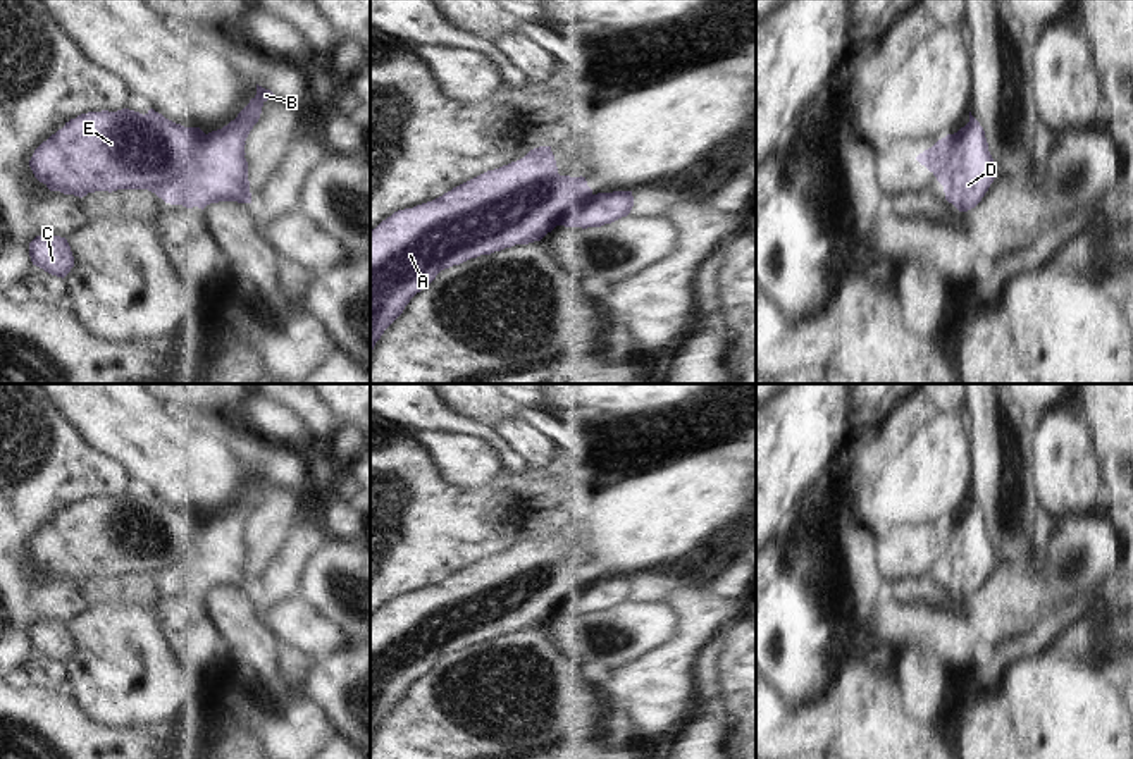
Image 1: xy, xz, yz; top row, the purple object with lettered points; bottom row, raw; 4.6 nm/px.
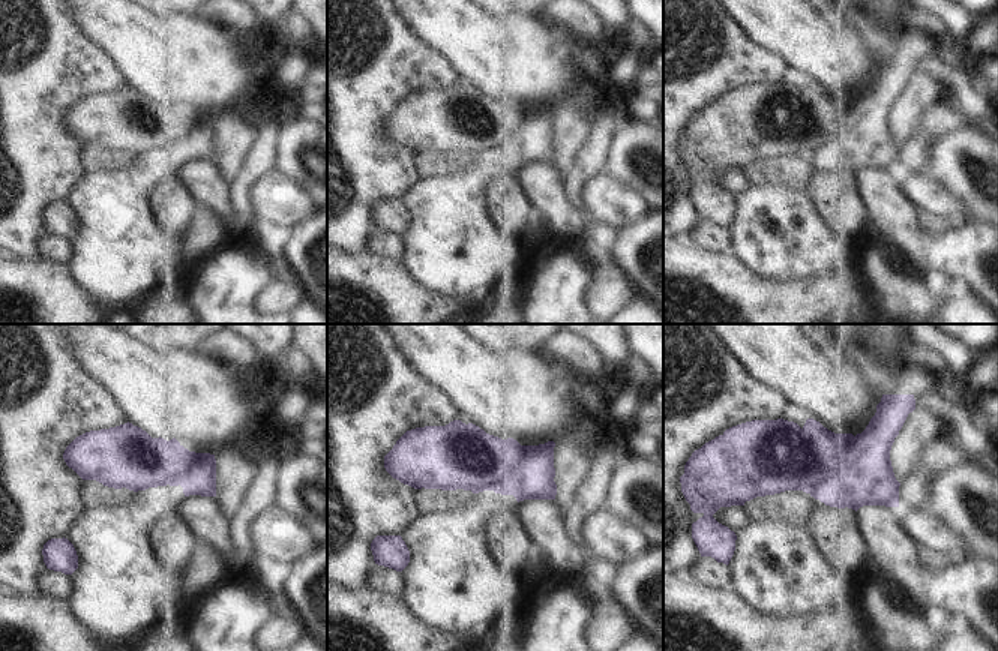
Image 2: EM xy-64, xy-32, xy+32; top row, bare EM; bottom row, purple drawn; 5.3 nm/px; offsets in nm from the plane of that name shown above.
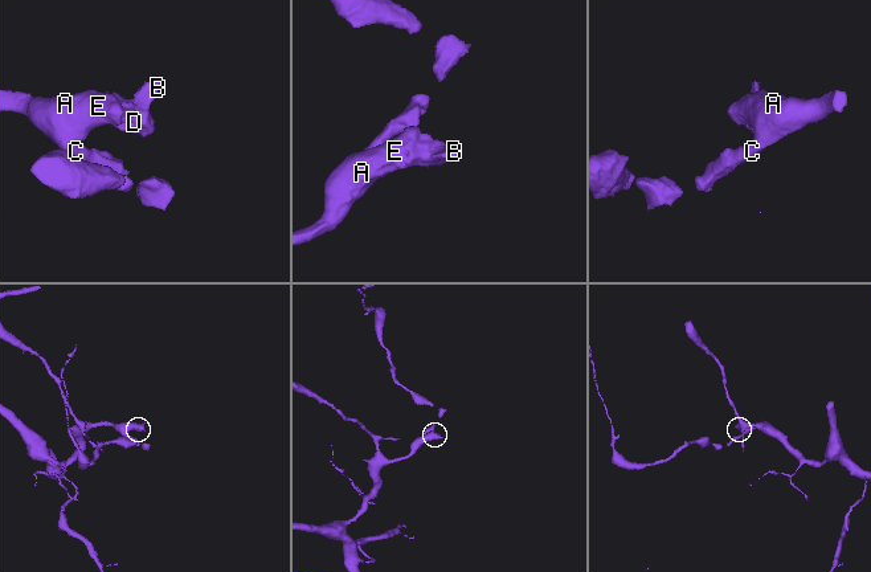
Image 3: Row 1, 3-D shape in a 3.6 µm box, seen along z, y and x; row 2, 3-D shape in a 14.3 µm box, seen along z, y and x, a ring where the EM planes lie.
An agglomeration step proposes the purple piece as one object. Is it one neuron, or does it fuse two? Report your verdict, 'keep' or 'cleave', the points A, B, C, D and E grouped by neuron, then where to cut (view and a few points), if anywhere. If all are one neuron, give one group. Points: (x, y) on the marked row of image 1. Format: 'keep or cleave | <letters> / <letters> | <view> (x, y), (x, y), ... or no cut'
cleave | A C E / B D | xy (205, 135), (200, 166), (195, 171), (176, 174), (155, 193)

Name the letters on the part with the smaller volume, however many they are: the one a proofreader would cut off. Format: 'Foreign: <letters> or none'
Foreign: B, D

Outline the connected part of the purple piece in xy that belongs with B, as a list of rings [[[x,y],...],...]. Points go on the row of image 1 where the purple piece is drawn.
[[[257,84],[257,95],[222,129],[203,136],[201,165],[176,176],[160,193],[165,203],[205,208],[210,203],[251,203],[245,141],[274,93]]]

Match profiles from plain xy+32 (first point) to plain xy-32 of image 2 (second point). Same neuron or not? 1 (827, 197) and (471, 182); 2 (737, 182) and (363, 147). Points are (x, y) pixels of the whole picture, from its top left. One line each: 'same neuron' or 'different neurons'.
1: different neurons
2: same neuron

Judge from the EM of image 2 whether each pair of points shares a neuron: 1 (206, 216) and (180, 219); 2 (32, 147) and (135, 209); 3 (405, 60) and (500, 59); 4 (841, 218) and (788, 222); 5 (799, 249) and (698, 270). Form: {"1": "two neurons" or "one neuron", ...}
{"1": "two neurons", "2": "two neurons", "3": "two neurons", "4": "two neurons", "5": "two neurons"}

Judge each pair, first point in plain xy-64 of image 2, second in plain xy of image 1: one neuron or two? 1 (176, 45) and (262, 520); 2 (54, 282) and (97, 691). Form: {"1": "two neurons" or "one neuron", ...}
{"1": "two neurons", "2": "two neurons"}

